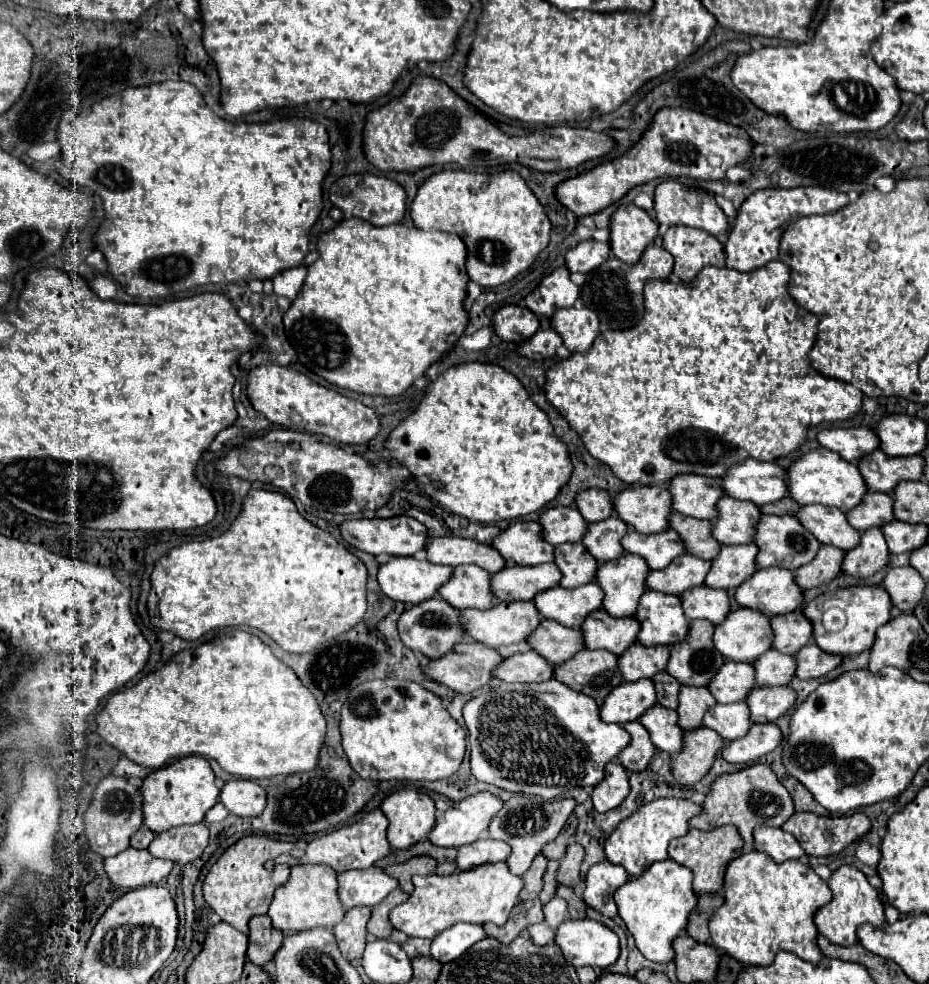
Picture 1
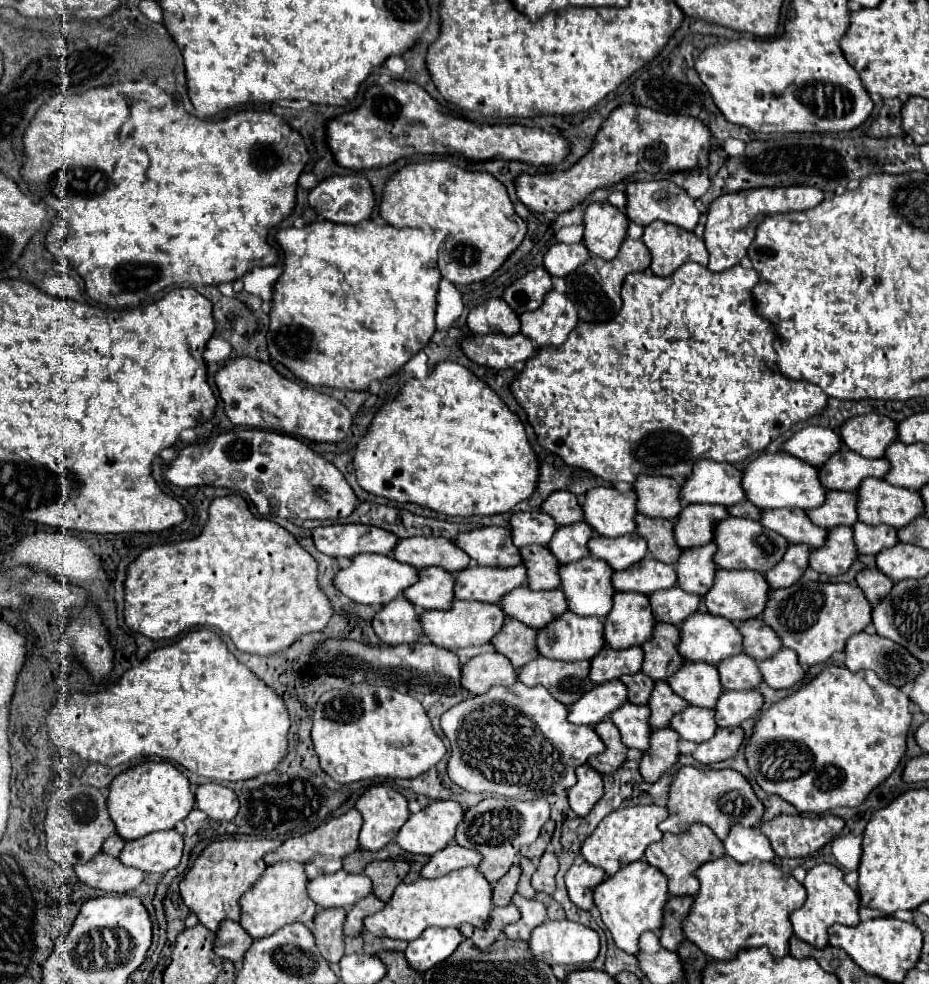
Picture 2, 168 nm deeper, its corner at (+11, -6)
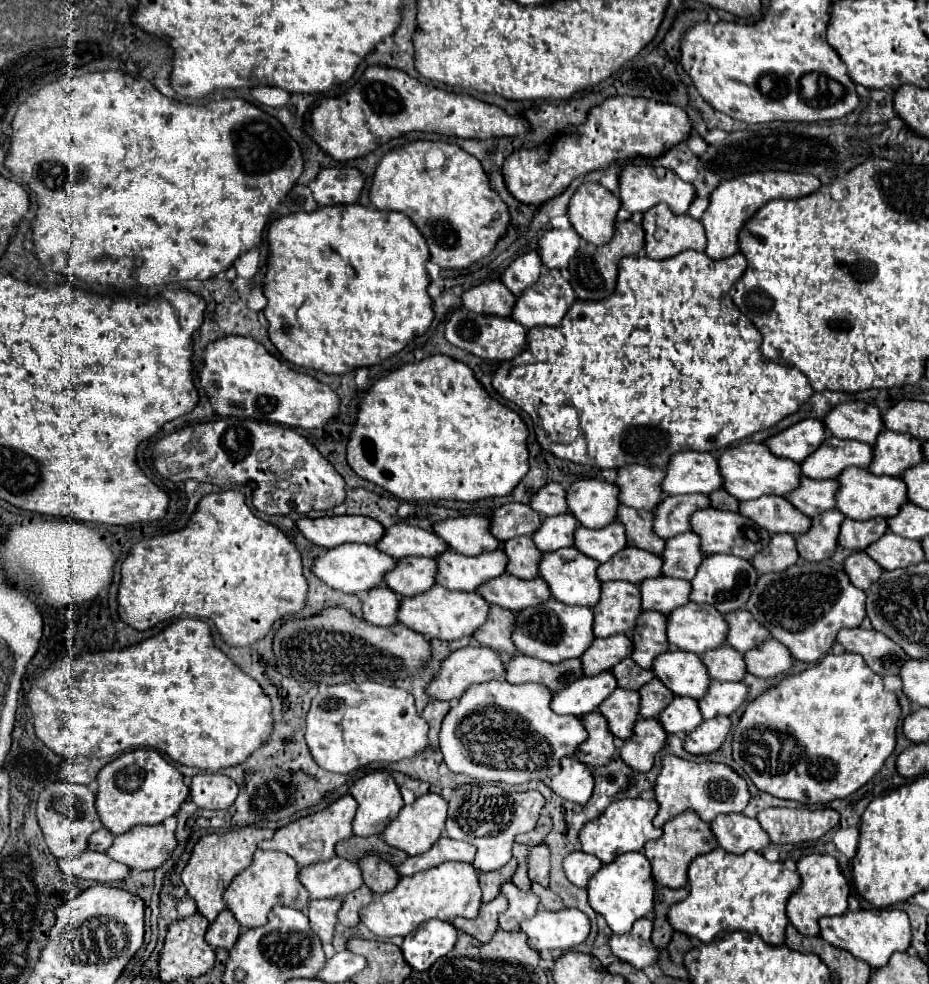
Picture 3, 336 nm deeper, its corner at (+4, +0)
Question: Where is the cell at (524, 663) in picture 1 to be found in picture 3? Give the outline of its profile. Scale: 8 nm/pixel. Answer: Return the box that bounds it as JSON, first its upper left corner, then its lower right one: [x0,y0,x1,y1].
[427,648,505,700]

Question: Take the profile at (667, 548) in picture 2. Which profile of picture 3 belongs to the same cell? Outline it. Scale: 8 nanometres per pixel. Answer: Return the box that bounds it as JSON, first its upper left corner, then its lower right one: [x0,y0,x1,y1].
[619,506,665,554]

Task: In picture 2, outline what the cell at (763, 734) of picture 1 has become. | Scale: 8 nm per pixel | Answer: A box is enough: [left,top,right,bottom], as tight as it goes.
[692,726,744,764]

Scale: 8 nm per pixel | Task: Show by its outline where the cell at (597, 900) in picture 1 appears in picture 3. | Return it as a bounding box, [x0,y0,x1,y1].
[563,852,603,888]

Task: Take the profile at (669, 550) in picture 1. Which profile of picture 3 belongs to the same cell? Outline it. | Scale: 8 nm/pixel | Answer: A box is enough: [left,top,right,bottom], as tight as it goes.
[575,522,627,562]

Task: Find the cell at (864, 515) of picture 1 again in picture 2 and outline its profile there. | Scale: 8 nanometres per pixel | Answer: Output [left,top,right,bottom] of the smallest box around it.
[806,490,858,526]

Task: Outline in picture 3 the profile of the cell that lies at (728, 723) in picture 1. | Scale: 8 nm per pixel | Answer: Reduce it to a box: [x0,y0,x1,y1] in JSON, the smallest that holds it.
[659,696,703,734]

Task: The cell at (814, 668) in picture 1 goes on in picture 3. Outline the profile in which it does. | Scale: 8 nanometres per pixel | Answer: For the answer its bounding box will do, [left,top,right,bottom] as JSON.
[745,638,793,678]

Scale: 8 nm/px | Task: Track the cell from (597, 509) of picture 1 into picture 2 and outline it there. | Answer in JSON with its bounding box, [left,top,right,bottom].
[542,492,582,526]

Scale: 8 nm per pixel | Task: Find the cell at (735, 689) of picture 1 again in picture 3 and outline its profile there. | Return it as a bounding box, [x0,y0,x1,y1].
[653,650,711,700]

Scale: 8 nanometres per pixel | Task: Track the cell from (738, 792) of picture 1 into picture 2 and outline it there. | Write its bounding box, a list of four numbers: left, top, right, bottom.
[658,766,764,840]

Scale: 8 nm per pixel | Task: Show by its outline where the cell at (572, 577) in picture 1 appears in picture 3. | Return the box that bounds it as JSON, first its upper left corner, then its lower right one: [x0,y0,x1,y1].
[503,536,543,580]

